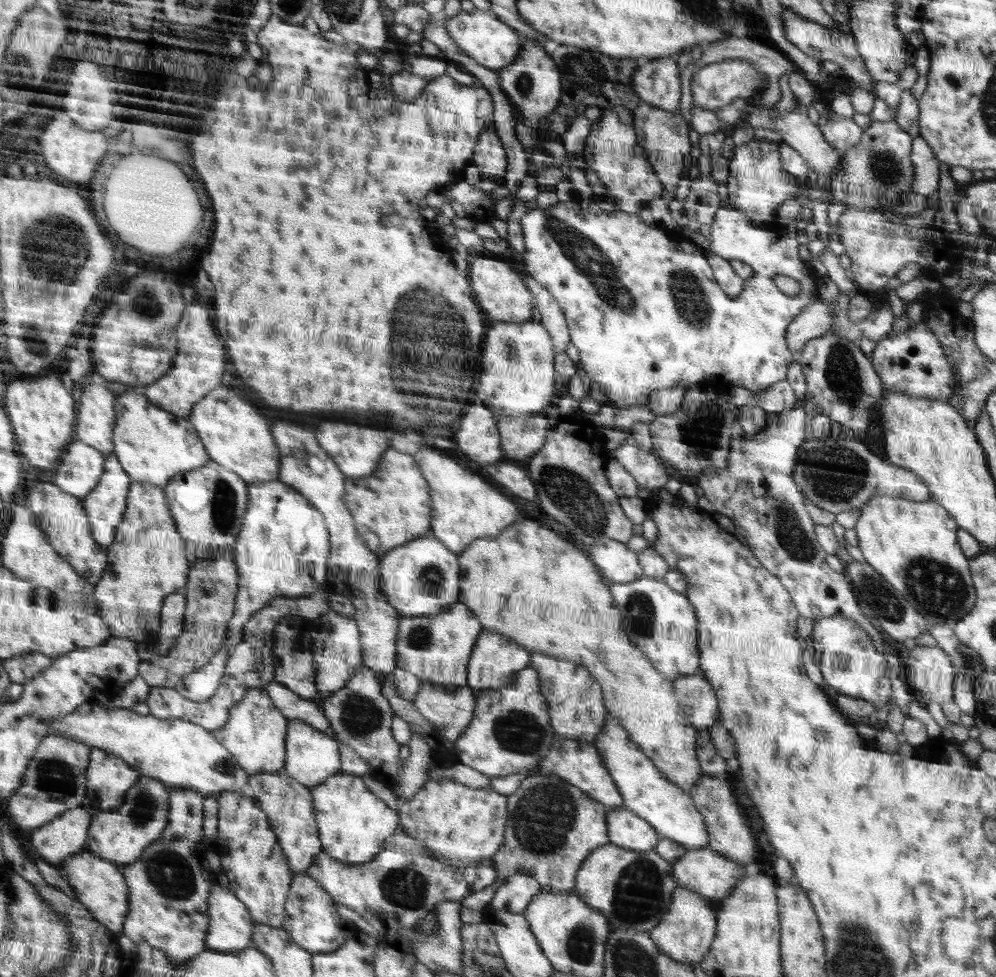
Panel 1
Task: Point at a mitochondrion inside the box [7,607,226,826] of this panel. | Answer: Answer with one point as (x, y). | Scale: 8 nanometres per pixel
(54, 776)

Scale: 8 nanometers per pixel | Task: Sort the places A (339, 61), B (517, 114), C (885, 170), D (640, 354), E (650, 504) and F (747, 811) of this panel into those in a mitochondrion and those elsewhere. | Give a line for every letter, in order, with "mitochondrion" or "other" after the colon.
A: other
B: other
C: mitochondrion
D: other
E: other
F: other

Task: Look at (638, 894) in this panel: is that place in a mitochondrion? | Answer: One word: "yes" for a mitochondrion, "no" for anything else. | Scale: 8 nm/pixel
yes

